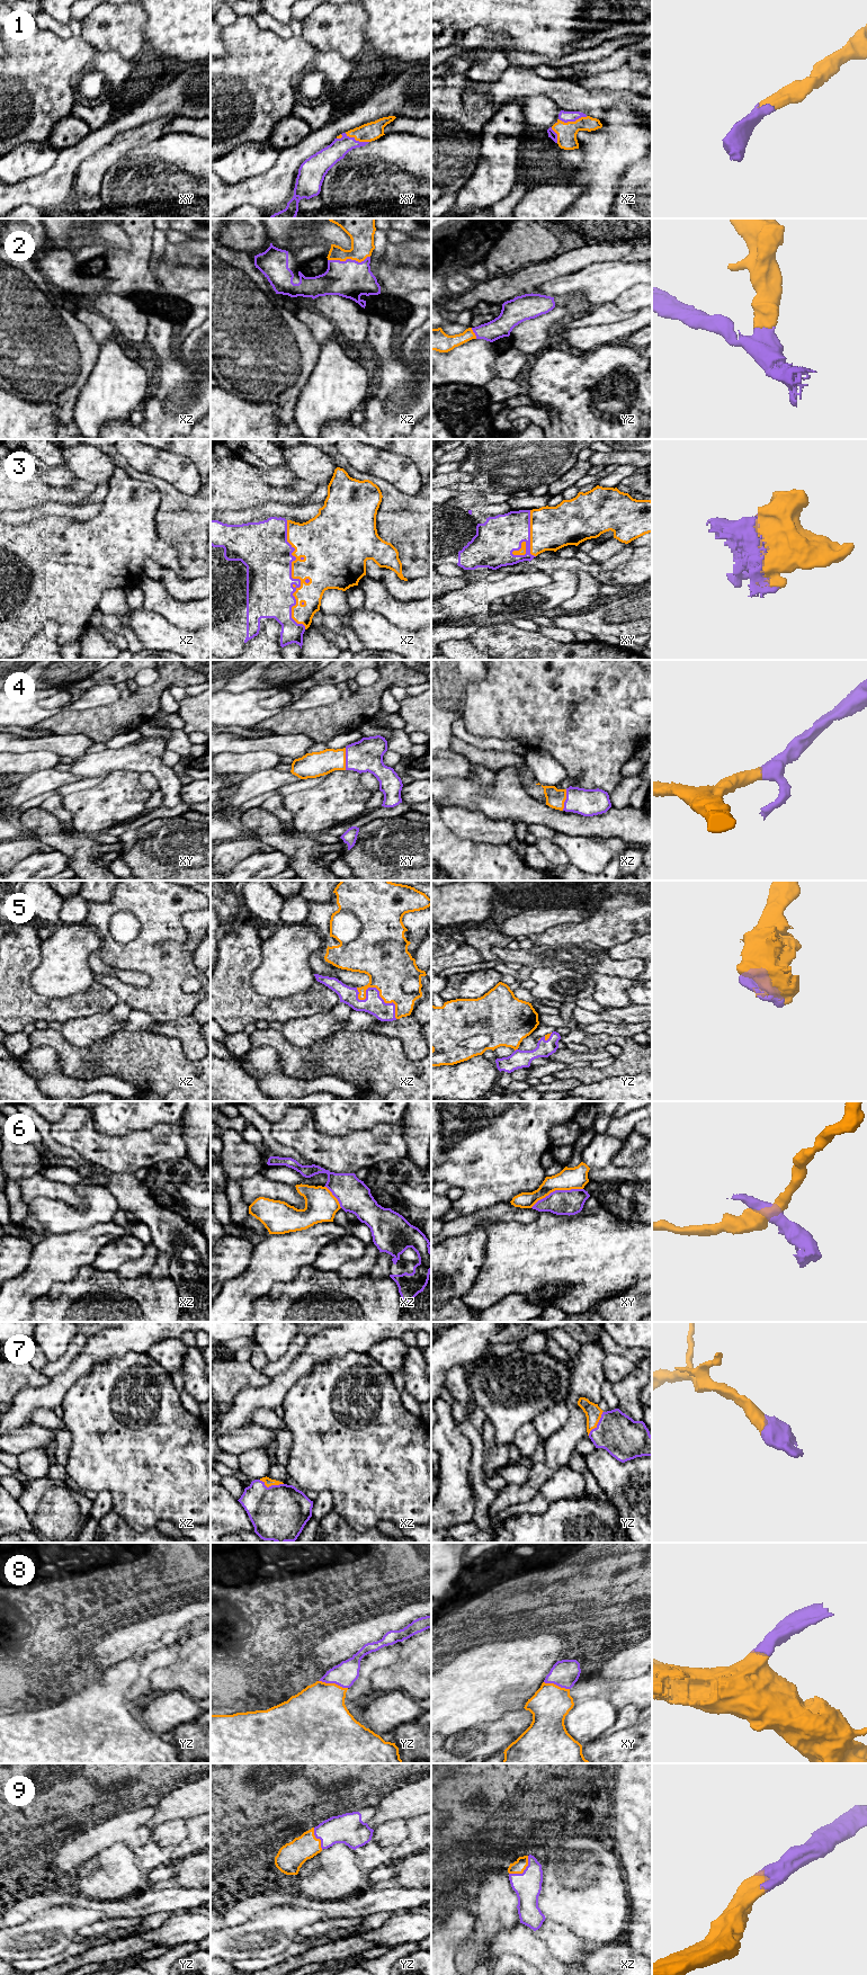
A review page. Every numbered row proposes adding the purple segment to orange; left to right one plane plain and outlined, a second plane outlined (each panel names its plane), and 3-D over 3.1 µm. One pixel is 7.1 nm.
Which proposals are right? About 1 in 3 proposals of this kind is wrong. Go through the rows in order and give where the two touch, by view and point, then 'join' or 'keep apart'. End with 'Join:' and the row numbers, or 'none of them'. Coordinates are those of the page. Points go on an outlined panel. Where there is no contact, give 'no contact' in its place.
1: xz (572, 122) | join
2: xz (348, 258) | join
3: xz (294, 578) | join
4: xy (345, 759) | join
5: xz (377, 989) | join
6: xy (556, 1189) | keep apart
7: xz (271, 1484) | join
8: yz (333, 1683) | join
9: xz (524, 1869) | join
Join: 1, 2, 3, 4, 5, 7, 8, 9

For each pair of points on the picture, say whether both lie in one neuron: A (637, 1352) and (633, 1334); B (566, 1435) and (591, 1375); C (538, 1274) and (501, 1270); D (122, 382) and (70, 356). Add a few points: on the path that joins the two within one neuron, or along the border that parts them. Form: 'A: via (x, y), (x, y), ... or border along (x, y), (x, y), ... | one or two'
A: border along (611, 1337), (623, 1346), (640, 1348) | two
B: via (574, 1420), (573, 1396), (579, 1390) | one
C: via (529, 1270), (510, 1270) | one
D: border along (98, 347), (97, 360), (88, 380), (79, 390) | two

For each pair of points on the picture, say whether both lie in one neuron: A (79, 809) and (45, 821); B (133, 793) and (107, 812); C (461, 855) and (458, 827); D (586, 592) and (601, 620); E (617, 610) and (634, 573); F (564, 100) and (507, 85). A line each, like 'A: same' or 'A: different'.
A: different
B: same
C: different
D: different
E: different
F: same

